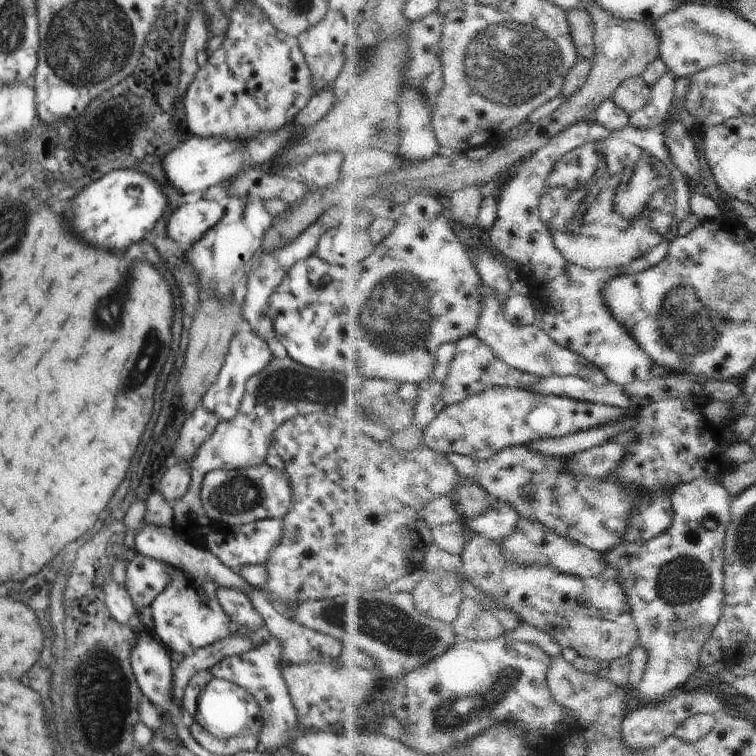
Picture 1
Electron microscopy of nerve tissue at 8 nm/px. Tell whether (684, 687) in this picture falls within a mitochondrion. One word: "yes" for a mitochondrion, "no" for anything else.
no

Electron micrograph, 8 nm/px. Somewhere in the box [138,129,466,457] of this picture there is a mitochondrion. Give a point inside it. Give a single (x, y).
(399, 314)

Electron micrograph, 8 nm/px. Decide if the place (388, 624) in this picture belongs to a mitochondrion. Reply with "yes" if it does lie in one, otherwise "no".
yes

